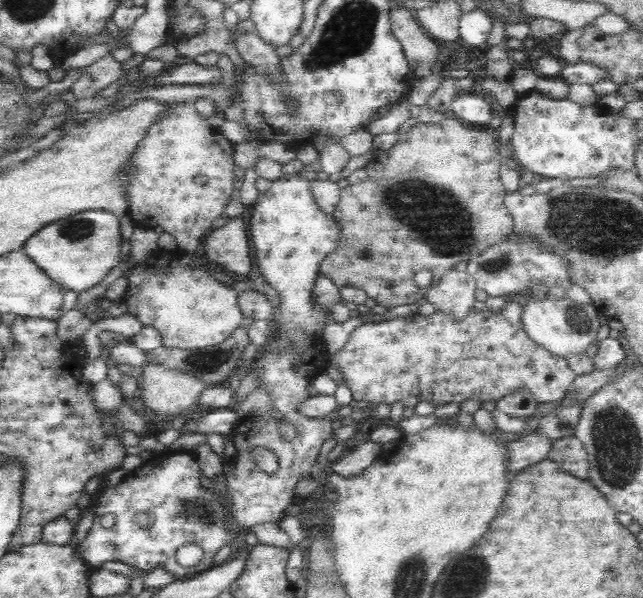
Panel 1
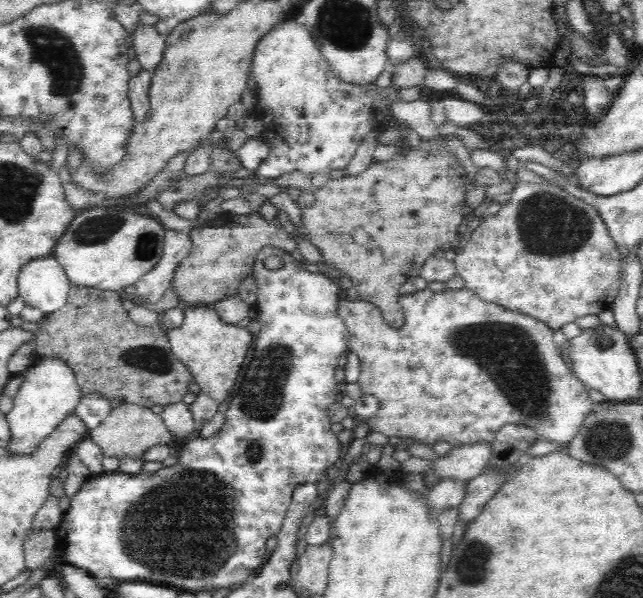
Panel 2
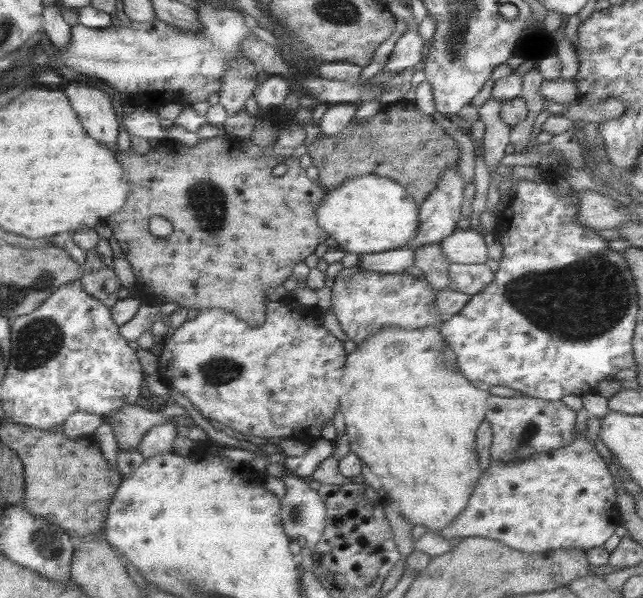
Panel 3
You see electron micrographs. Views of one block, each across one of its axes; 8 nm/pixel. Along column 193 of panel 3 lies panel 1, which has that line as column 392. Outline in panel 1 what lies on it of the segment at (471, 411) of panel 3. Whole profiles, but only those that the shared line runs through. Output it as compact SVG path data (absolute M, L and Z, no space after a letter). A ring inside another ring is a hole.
M509 299L504 304L504 308L500 312L492 312L490 309L479 310L478 308L470 308L464 318L455 316L452 312L445 312L444 310L436 310L432 316L423 316L422 314L411 314L408 316L396 316L390 320L364 320L360 326L352 331L352 335L346 344L346 347L337 356L330 357L327 364L336 365L342 369L344 373L344 381L348 383L353 392L353 398L358 400L365 400L366 402L376 402L376 404L388 404L392 407L394 404L402 404L404 409L414 410L418 402L427 400L432 403L432 406L441 408L444 404L462 404L466 400L473 400L479 404L486 404L486 402L499 402L510 394L518 392L518 390L527 390L532 396L535 396L536 402L543 403L557 398L564 398L567 388L572 384L576 378L573 370L570 368L568 361L561 357L552 356L544 348L541 348L536 342L533 342L527 332L524 330L523 317L525 314L525 306L520 299Z

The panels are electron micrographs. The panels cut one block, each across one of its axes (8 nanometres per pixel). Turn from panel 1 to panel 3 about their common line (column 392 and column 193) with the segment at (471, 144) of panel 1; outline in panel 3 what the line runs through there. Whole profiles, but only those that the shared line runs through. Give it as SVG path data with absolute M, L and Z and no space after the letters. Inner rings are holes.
M221 135L220 137L212 137L201 139L191 147L173 146L171 152L163 152L161 148L151 148L145 155L139 155L131 148L123 151L116 151L115 160L119 162L123 169L129 192L127 192L124 203L105 220L101 220L102 224L108 226L116 238L119 248L125 255L127 262L132 268L133 276L135 276L135 284L137 287L136 299L148 306L163 305L166 303L175 303L179 307L197 310L209 310L209 308L219 308L229 314L233 314L236 318L243 320L249 326L258 326L263 324L265 317L265 304L267 304L267 290L276 288L285 282L285 278L291 276L291 267L296 262L301 262L315 248L323 247L323 242L327 238L315 220L315 209L319 201L323 198L325 189L321 188L316 181L312 181L305 175L305 169L298 163L297 157L287 157L284 161L286 172L281 176L272 176L271 168L277 166L279 159L275 157L255 157L247 156L241 148L238 139ZM151 216L163 216L172 226L172 232L165 237L156 237L151 235L147 229L147 222Z

